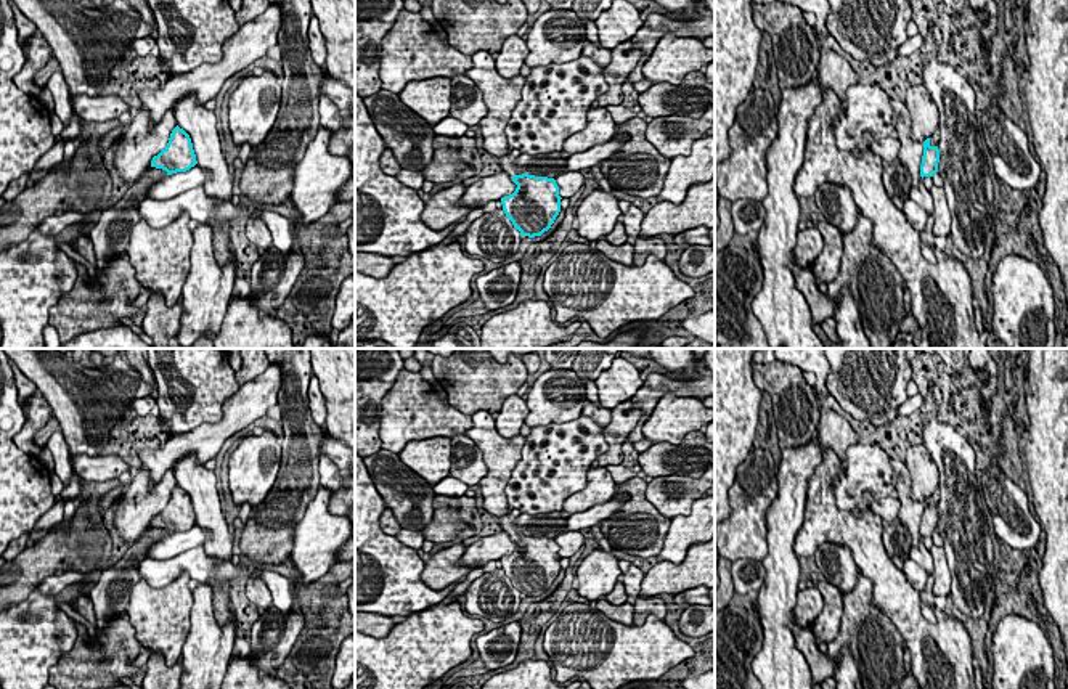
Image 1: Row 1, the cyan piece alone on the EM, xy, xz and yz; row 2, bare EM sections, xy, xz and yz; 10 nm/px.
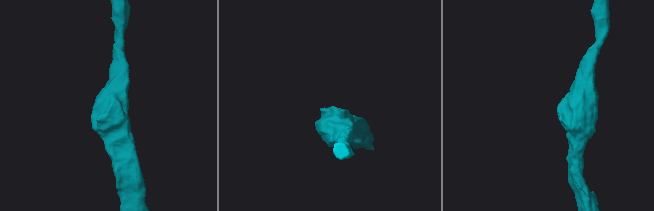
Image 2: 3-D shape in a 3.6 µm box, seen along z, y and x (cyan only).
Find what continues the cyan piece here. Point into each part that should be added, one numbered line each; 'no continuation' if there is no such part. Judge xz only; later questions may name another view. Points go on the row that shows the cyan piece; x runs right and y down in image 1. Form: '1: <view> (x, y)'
1: xz (505, 161)

